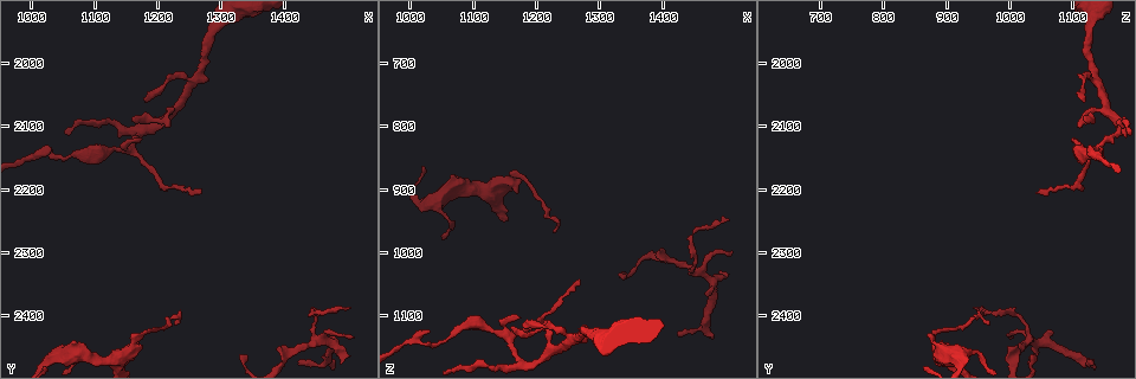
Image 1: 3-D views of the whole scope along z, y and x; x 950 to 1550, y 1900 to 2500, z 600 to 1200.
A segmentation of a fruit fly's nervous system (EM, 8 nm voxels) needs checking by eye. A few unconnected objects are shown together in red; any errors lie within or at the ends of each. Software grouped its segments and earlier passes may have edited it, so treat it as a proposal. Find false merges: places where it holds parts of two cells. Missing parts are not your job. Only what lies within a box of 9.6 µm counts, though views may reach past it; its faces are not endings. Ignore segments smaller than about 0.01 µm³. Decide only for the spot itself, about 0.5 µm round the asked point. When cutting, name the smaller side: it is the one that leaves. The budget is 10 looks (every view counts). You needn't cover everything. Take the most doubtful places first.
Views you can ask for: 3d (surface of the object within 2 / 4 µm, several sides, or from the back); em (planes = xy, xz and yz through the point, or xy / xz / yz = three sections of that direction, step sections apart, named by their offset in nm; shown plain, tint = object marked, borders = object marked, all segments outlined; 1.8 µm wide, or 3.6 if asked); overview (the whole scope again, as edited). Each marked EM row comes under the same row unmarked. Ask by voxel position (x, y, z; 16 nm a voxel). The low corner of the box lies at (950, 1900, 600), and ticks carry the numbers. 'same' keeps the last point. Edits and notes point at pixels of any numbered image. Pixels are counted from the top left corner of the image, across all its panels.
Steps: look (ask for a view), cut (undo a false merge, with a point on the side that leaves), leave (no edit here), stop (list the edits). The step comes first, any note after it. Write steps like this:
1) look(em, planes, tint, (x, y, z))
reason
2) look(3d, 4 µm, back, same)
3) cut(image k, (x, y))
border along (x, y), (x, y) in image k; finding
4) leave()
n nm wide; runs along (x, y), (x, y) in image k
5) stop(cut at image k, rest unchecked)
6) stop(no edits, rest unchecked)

look(em, planes, tint, (1155, 2135, 1135))
calibre changes

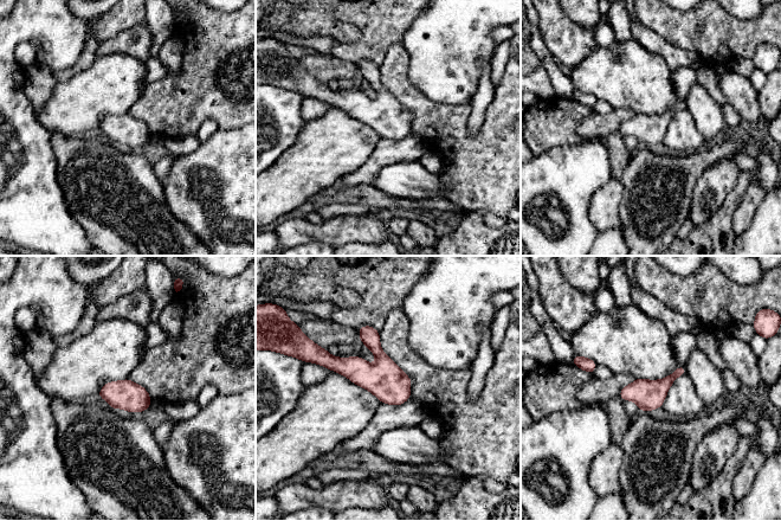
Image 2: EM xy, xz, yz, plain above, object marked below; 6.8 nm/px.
leave()
continuous, no second cell

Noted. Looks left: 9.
look(em, planes, tint, (1170, 2430, 875))
sharp bend

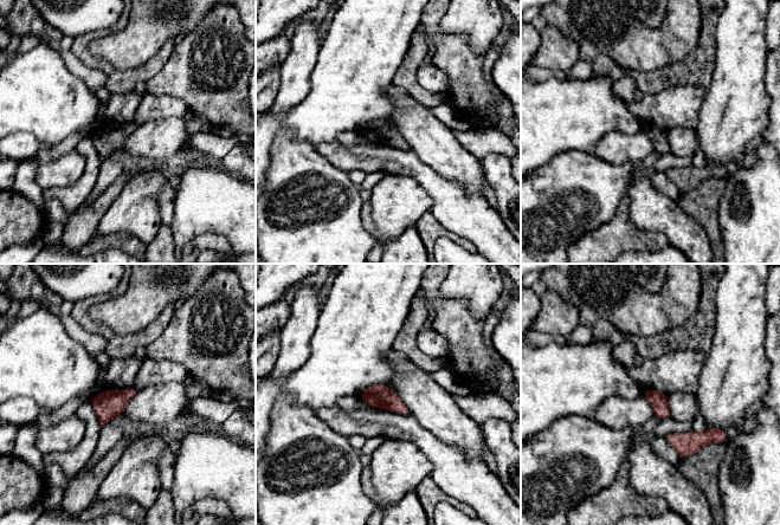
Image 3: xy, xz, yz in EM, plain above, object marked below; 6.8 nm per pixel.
leave()
all the same cell

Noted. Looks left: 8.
look(em, planes, tint, (1265, 2025, 1140))
arms part here

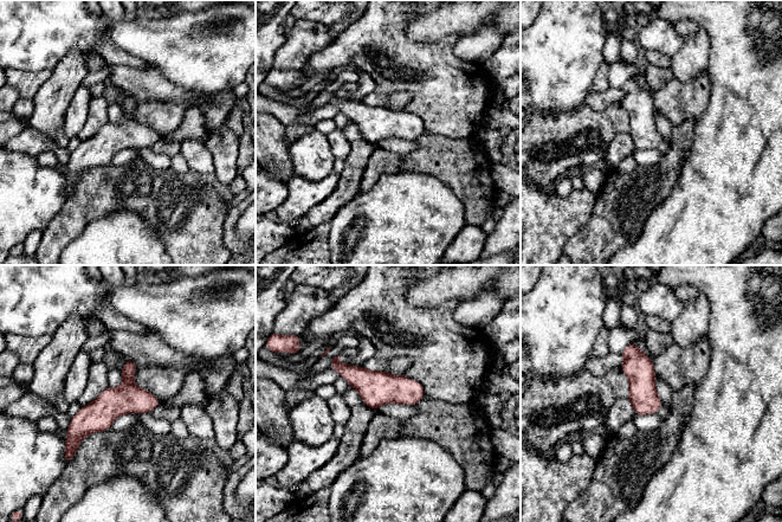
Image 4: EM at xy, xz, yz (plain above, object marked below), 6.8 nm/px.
leave()
continuous, no second cell

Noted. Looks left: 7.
stop(no edits, rest unchecked)

